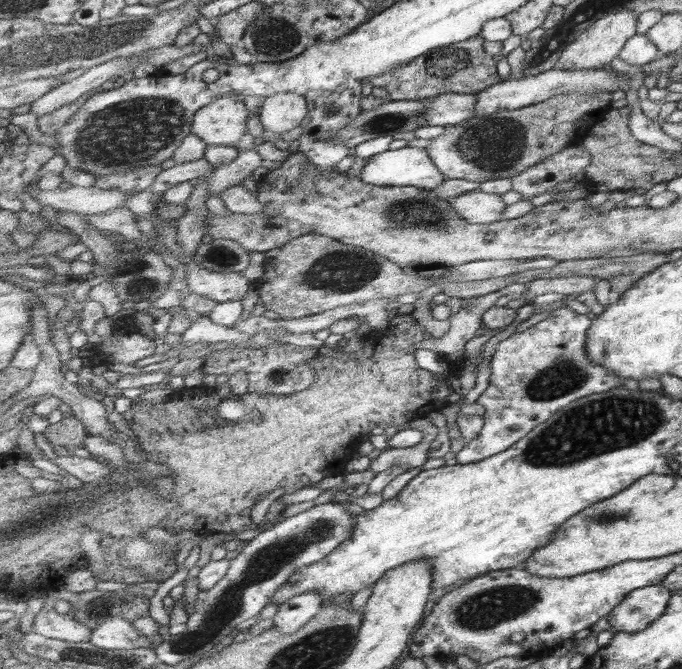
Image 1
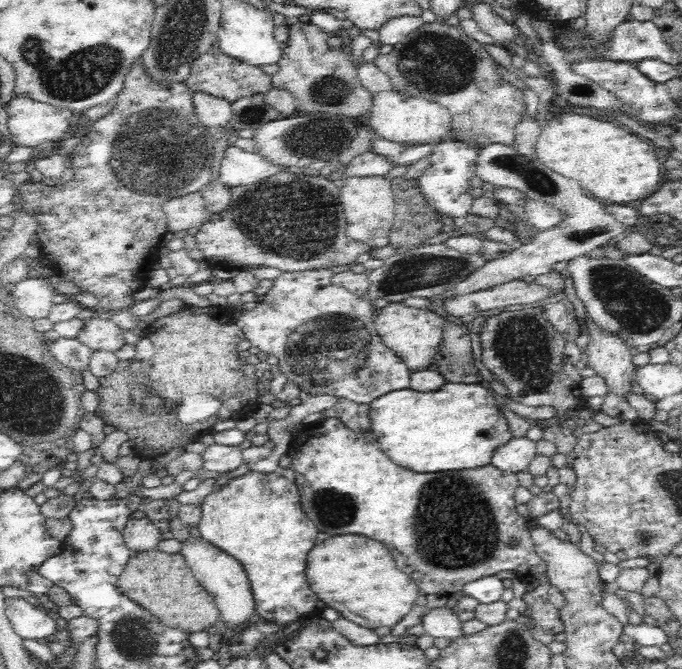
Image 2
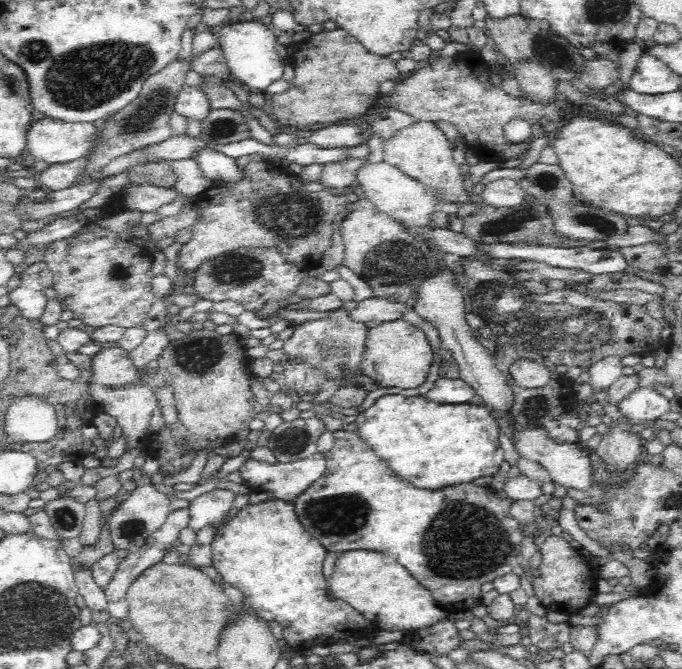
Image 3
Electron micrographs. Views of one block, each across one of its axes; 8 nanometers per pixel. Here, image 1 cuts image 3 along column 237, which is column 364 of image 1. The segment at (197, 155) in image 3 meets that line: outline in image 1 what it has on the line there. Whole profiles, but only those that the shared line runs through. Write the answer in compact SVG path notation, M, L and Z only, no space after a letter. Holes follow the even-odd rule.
M426 148L387 150L367 160L360 177L373 185L411 186L434 189L446 180Z

